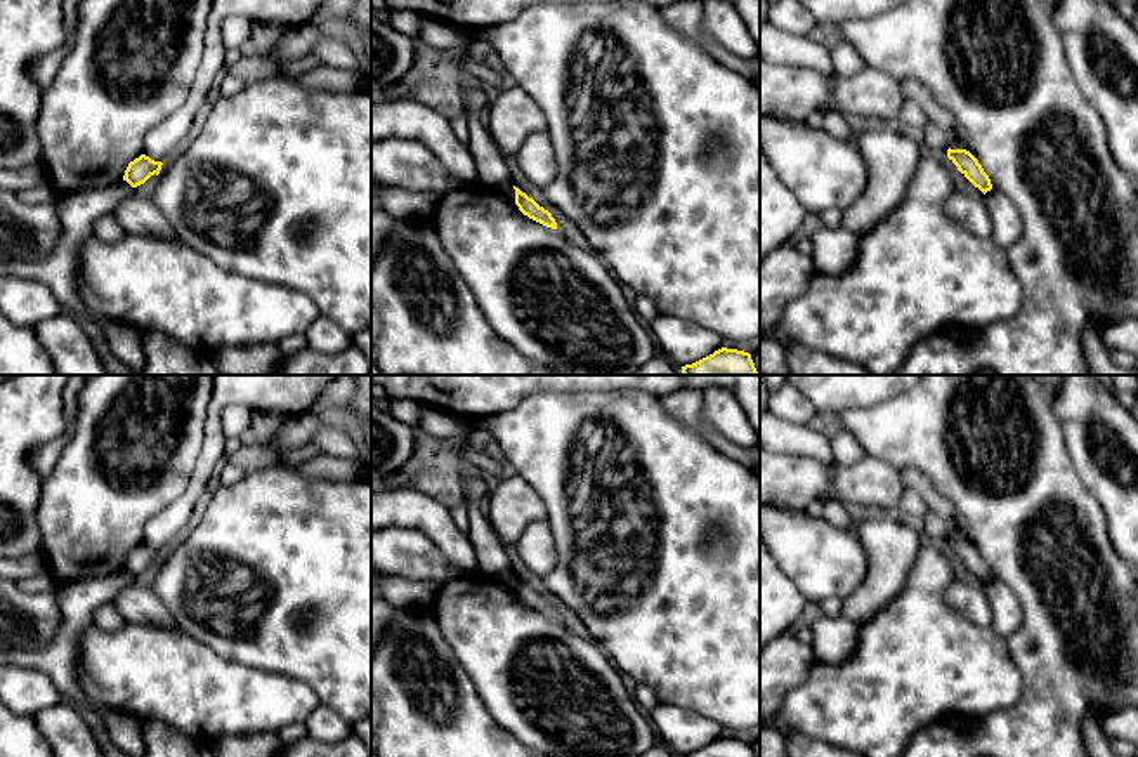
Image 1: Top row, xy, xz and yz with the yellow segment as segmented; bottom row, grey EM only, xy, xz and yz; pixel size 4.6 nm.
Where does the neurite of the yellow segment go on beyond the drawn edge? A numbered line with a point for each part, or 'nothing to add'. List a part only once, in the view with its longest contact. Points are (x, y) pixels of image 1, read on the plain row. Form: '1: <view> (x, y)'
nothing to add

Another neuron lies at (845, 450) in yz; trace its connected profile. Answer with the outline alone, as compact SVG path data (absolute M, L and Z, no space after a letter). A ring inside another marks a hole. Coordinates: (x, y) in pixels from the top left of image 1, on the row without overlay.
M847 431L829 439L833 457L841 465L852 465L867 457L860 443Z

